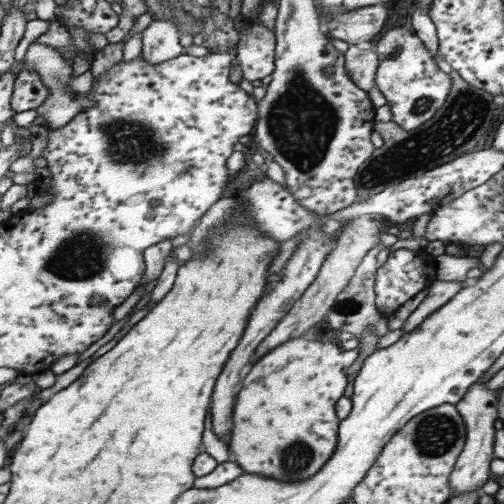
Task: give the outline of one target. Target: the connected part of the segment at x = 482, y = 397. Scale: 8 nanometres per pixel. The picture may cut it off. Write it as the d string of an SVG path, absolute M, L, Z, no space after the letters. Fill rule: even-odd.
M475 382L469 386L455 408L464 422L466 437L462 451L458 454L452 471L449 473L447 484L452 496L459 496L459 494L467 494L467 492L480 489L489 478L489 462L494 458L493 422L497 419L497 391L487 389L485 383Z

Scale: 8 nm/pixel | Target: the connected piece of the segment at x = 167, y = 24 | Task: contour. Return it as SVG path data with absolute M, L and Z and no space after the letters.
M155 19L142 30L140 55L149 64L159 65L183 54L183 46L179 42L182 32L175 19Z

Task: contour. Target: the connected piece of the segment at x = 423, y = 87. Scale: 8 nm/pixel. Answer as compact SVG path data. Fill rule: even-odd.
M405 27L389 29L375 45L379 62L373 84L386 98L392 121L404 132L415 130L446 101L451 80L435 65L434 58L423 43Z

